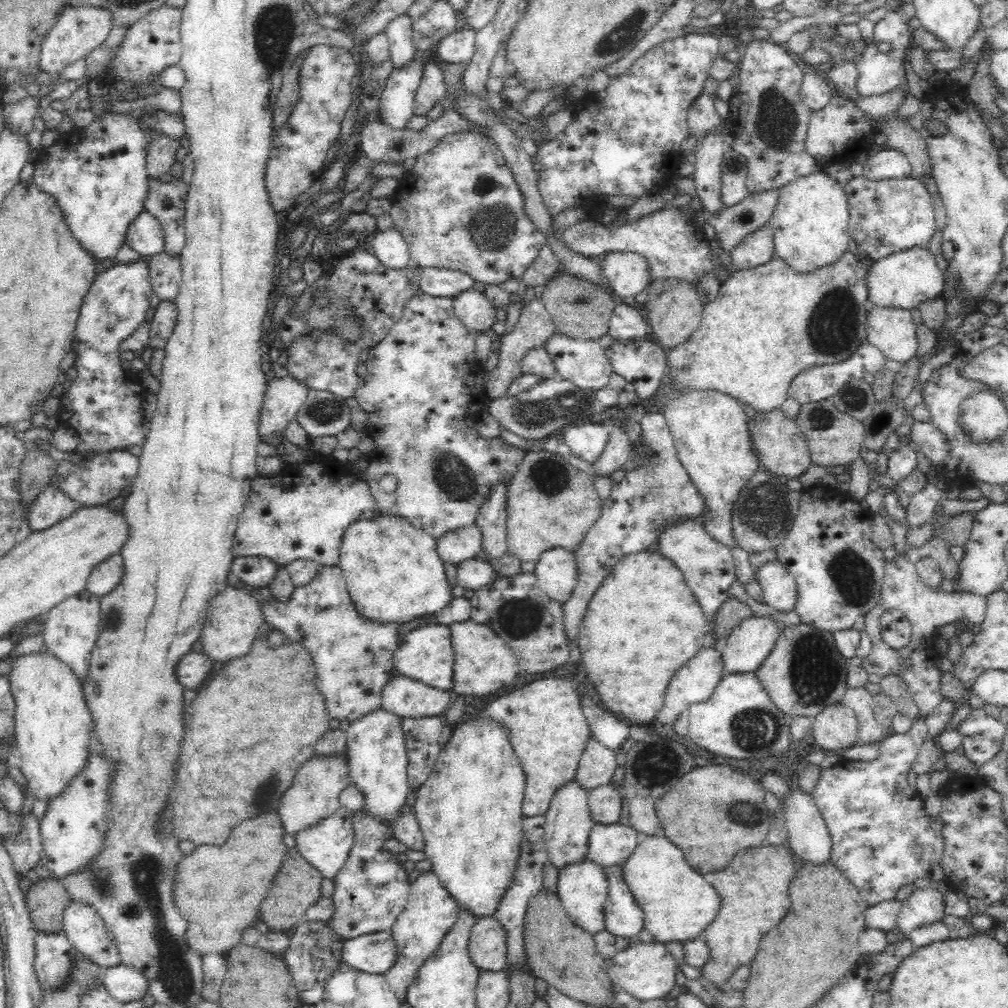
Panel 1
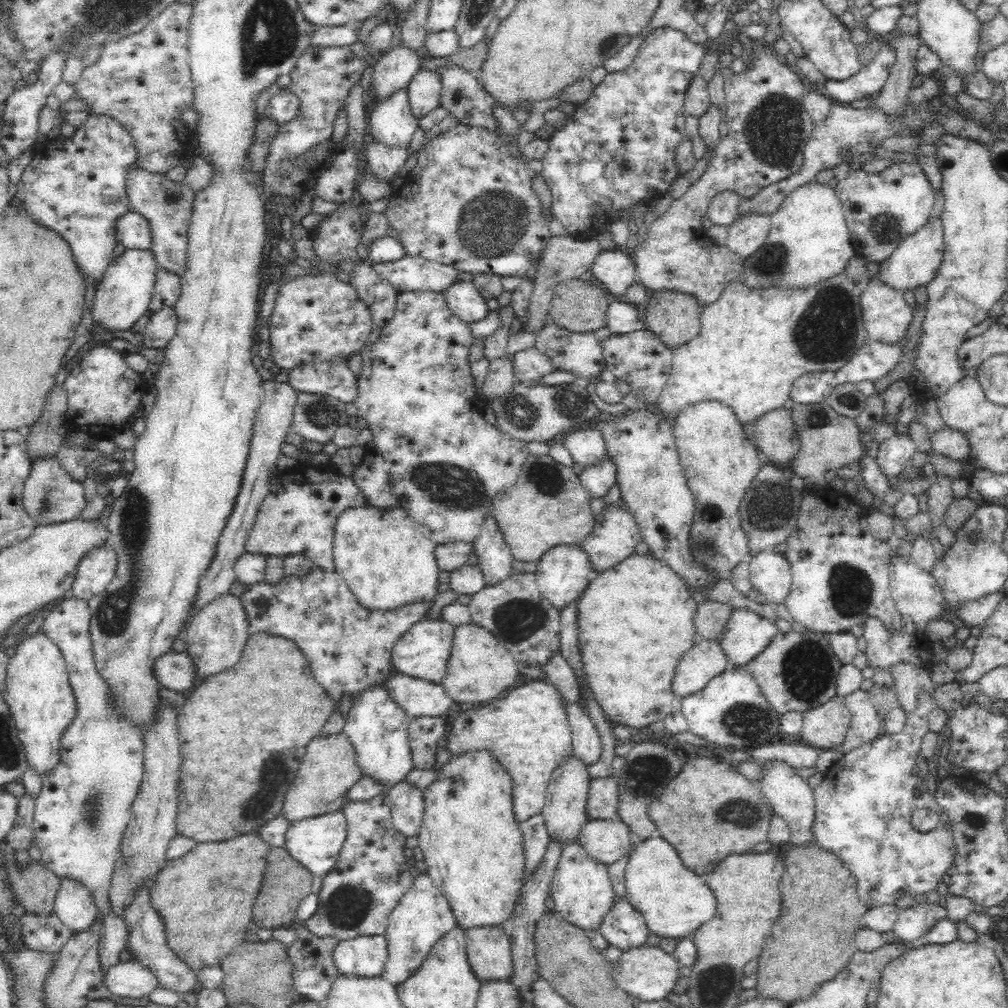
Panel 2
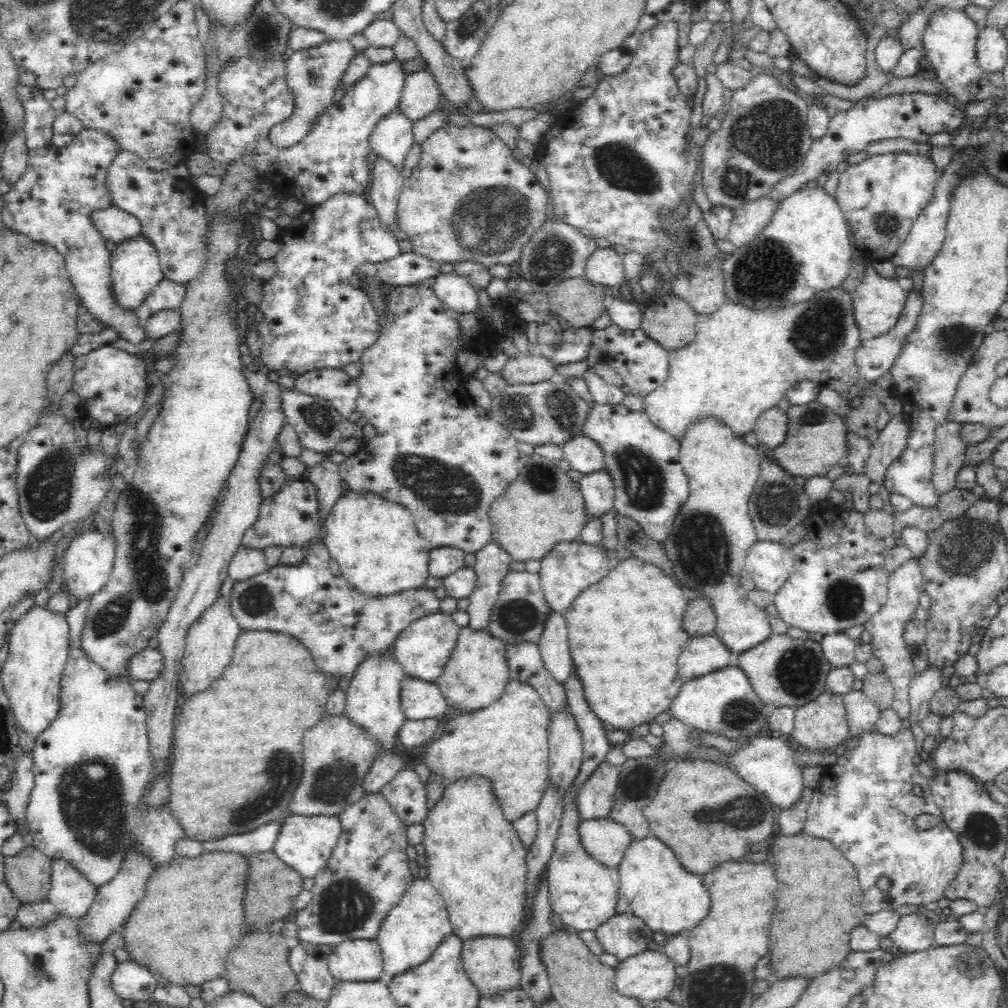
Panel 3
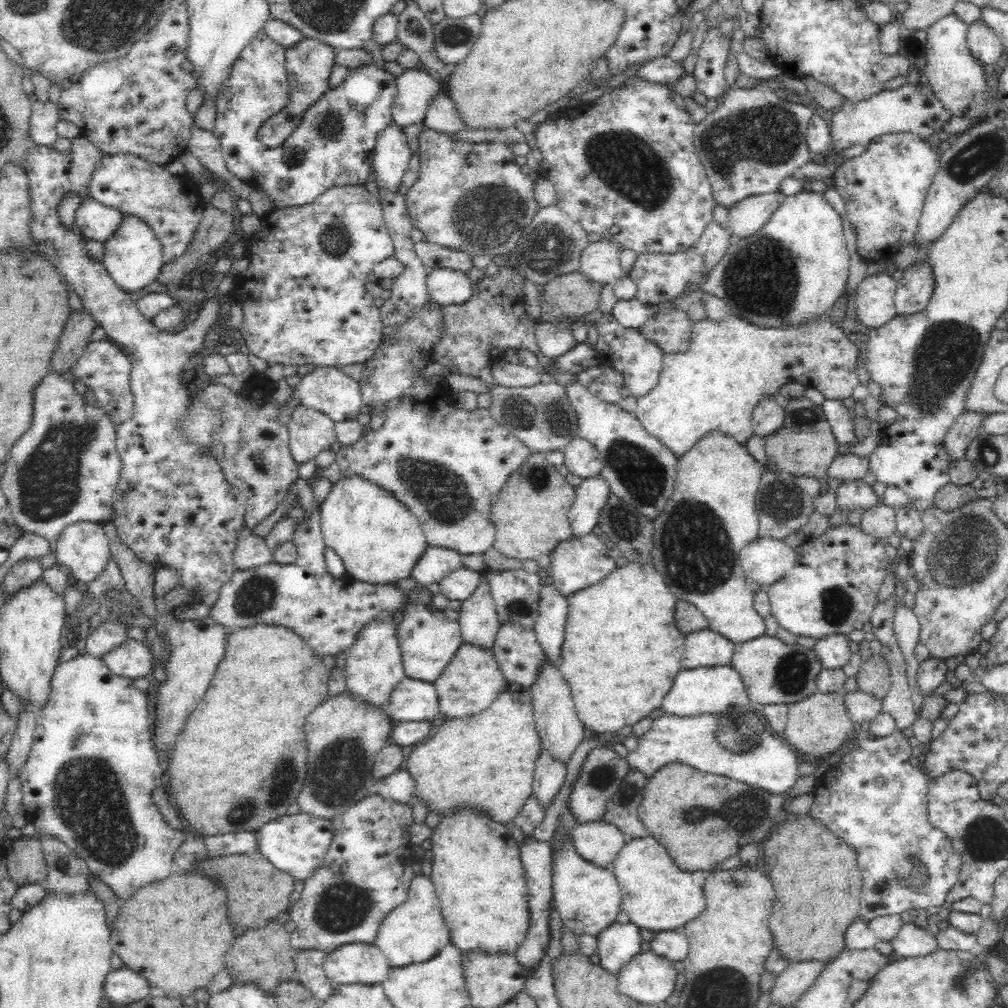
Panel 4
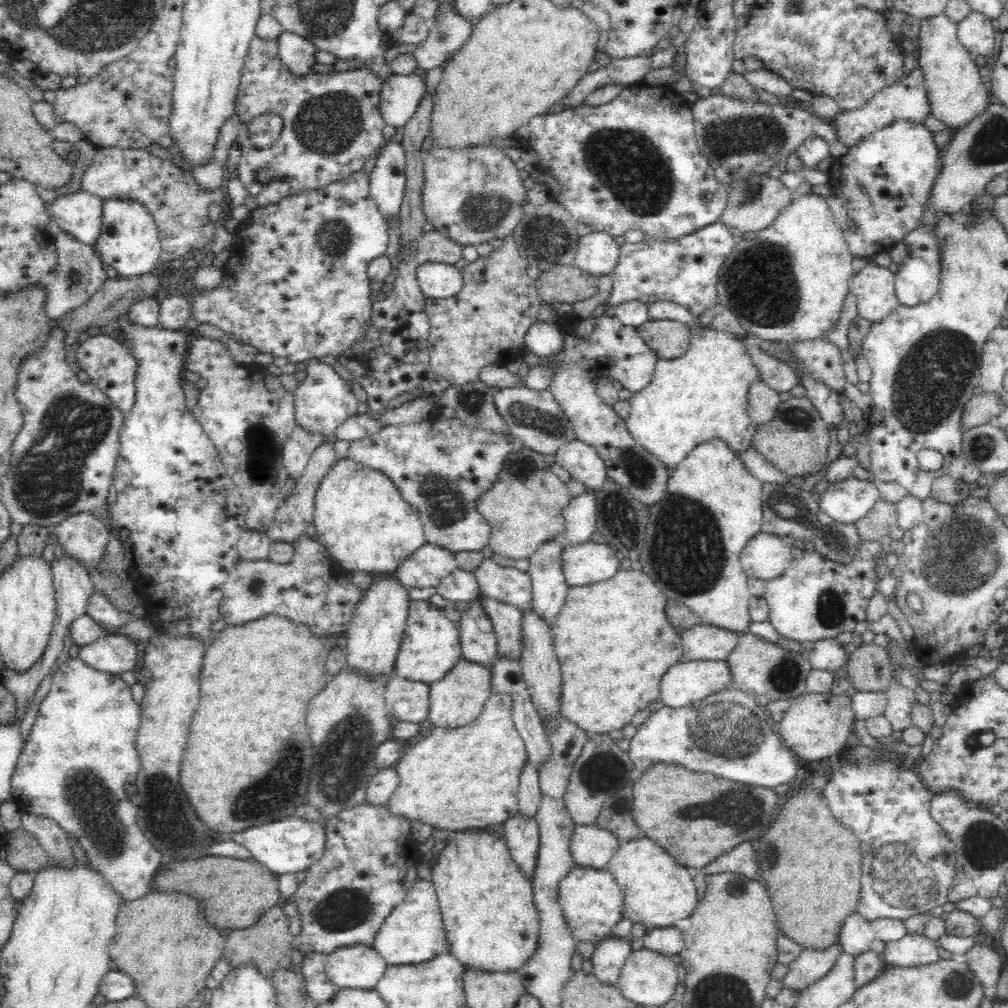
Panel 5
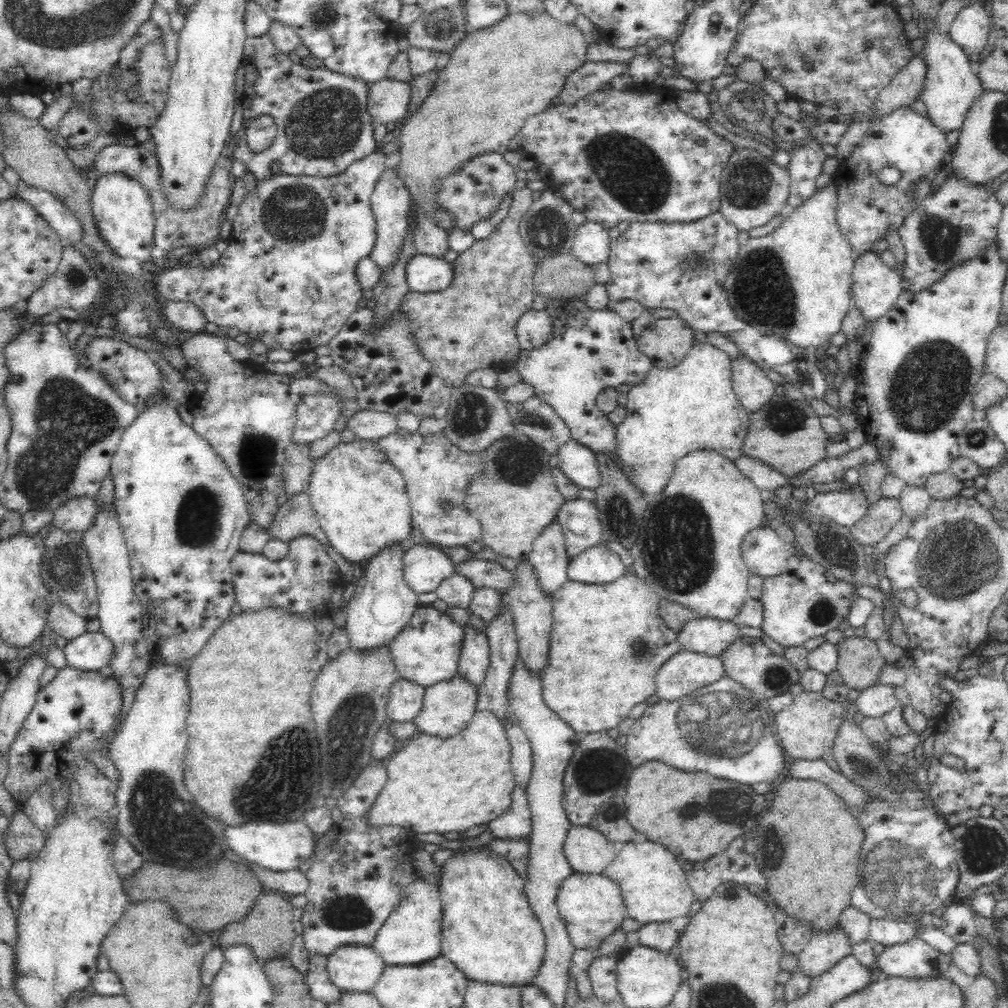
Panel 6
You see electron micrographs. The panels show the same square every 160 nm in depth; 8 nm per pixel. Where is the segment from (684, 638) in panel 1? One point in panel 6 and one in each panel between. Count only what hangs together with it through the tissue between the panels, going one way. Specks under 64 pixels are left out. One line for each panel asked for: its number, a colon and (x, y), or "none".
2: (635, 620)
3: (625, 634)
4: (621, 651)
5: (612, 639)
6: (607, 640)

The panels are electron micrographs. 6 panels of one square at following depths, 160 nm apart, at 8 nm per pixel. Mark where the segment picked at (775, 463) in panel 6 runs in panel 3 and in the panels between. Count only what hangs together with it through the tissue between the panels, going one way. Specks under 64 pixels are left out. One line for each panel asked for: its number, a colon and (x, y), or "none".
3: (815, 442)
4: (804, 445)
5: (796, 440)

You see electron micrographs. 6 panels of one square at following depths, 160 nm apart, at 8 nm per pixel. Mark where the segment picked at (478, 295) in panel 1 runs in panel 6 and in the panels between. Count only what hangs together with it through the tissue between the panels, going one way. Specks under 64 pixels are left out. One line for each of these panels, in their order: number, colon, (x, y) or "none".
2: (463, 298)
3: (455, 291)
4: (445, 286)
5: (436, 279)
6: (425, 273)

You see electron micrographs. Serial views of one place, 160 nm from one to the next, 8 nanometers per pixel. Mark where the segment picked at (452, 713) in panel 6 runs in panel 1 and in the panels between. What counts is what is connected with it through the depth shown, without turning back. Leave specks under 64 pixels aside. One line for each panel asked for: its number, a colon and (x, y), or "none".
1: (483, 663)
2: (480, 668)
3: (476, 673)
4: (472, 680)
5: (456, 700)

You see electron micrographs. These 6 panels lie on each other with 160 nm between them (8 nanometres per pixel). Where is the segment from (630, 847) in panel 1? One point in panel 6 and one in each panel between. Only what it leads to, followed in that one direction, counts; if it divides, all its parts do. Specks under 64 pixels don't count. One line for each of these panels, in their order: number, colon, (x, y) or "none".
2: (607, 841)
3: (606, 841)
4: (597, 842)
5: (591, 846)
6: (588, 852)

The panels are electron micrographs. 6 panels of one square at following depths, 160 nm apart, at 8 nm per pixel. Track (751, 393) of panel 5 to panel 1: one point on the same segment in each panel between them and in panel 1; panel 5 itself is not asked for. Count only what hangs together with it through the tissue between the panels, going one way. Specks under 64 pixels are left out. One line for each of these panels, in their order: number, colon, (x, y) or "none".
1: (781, 449)
2: (775, 437)
3: (771, 427)
4: (768, 415)

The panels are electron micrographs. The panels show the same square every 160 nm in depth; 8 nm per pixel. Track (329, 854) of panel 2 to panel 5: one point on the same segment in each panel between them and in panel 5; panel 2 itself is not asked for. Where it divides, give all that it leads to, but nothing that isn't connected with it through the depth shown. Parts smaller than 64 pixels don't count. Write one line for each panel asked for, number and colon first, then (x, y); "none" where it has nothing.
3: (304, 843)
4: (296, 845)
5: (288, 846)

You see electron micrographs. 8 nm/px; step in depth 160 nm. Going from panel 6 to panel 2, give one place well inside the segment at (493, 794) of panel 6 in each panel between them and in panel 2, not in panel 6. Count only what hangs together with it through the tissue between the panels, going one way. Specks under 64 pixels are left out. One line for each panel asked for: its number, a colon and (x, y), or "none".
2: (525, 729)
3: (506, 742)
4: (485, 762)
5: (463, 778)

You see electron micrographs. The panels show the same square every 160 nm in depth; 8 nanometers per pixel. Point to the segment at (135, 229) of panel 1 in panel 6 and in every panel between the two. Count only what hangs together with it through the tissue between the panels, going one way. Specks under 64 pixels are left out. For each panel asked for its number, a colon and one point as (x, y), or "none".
2: (131, 229)
3: (114, 224)
4: (96, 221)
5: (78, 214)
6: (63, 221)

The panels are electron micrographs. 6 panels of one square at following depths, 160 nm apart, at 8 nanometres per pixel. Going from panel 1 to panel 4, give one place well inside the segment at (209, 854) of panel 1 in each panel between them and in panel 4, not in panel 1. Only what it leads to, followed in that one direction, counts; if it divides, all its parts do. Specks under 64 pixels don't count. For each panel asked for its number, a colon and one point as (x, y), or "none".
2: (204, 897)
3: (190, 917)
4: (175, 933)

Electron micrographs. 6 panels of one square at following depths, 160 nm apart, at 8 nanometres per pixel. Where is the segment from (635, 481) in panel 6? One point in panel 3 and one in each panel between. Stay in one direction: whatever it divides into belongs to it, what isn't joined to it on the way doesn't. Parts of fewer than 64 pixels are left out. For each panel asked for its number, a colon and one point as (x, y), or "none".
3: (741, 362)
4: (714, 386)
5: (702, 395)

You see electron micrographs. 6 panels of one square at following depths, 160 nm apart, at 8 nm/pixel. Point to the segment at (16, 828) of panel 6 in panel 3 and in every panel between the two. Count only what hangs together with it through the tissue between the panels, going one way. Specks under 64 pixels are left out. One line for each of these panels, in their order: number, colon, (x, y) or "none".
3: (28, 874)
4: (26, 863)
5: (25, 853)

